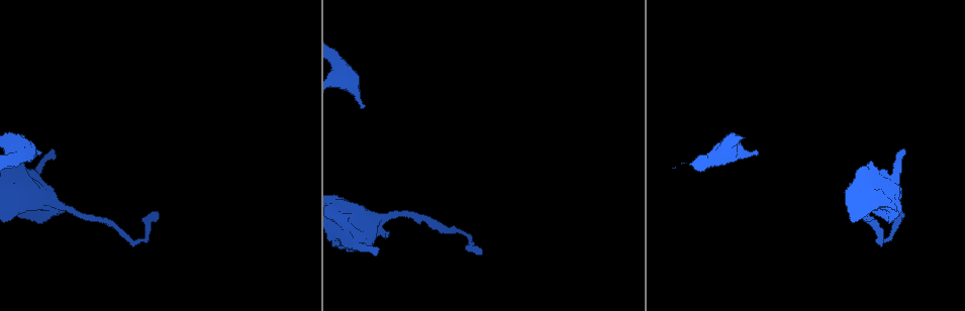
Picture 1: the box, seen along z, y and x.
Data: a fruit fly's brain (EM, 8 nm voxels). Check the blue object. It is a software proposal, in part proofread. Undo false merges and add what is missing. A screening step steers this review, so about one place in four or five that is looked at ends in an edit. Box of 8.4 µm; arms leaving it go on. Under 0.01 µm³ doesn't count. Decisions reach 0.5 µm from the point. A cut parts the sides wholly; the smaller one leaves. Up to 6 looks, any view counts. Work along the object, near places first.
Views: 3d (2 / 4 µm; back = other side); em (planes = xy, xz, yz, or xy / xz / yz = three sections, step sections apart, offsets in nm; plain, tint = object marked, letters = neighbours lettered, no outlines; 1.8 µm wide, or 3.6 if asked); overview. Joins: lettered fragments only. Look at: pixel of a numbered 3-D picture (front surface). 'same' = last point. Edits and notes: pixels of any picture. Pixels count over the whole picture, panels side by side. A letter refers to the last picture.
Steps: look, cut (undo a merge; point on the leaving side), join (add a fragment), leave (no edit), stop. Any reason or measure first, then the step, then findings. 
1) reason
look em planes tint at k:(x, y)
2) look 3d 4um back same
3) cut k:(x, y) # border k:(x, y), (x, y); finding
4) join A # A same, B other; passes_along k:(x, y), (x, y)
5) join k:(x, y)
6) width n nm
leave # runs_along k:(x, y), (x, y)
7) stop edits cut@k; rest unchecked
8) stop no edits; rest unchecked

free end
look 3d 2um at 1:(376, 254)

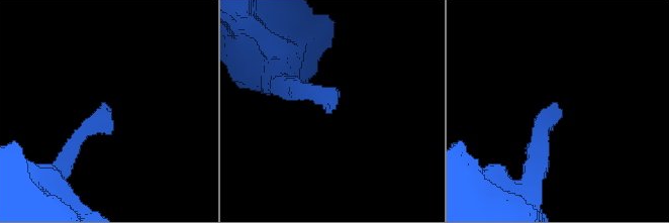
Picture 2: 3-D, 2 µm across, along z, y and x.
shape alone is not enough
look em 3.6um xy step 8 letters at 2:(330, 112)

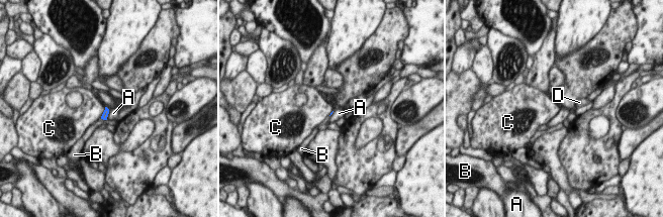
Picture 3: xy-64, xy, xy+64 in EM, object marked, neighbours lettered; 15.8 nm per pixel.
another direction
look em 3.6um planes letters same

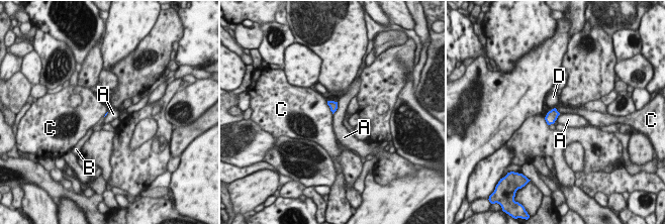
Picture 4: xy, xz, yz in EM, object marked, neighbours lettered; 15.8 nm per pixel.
join D # A other, B other, C other, D same; passes_along 4:(551, 117), (552, 109), (552, 100); it goes on there

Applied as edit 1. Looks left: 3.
look overview

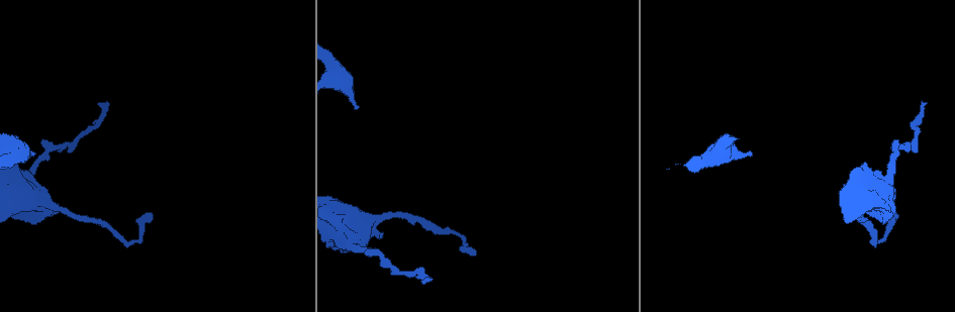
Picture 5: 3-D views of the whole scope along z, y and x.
thick end
look 3d 4um at 5:(36, 223)

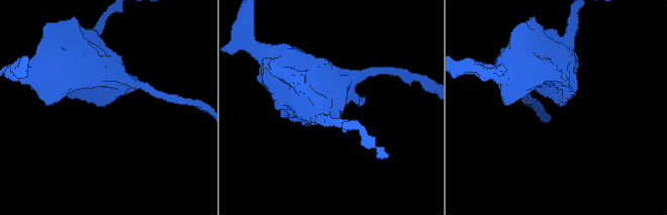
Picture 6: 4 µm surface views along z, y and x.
shape alone is not enough
look em 3.6um xy step 4 letters at 6:(104, 105)

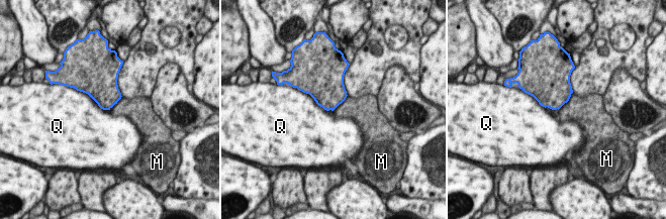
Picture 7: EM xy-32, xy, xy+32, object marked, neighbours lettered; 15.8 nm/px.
leave # M other, Q other; border 7:(572, 92), (569, 99), (558, 109); none of them fits

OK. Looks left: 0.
stop edits join@4; rest unchecked

